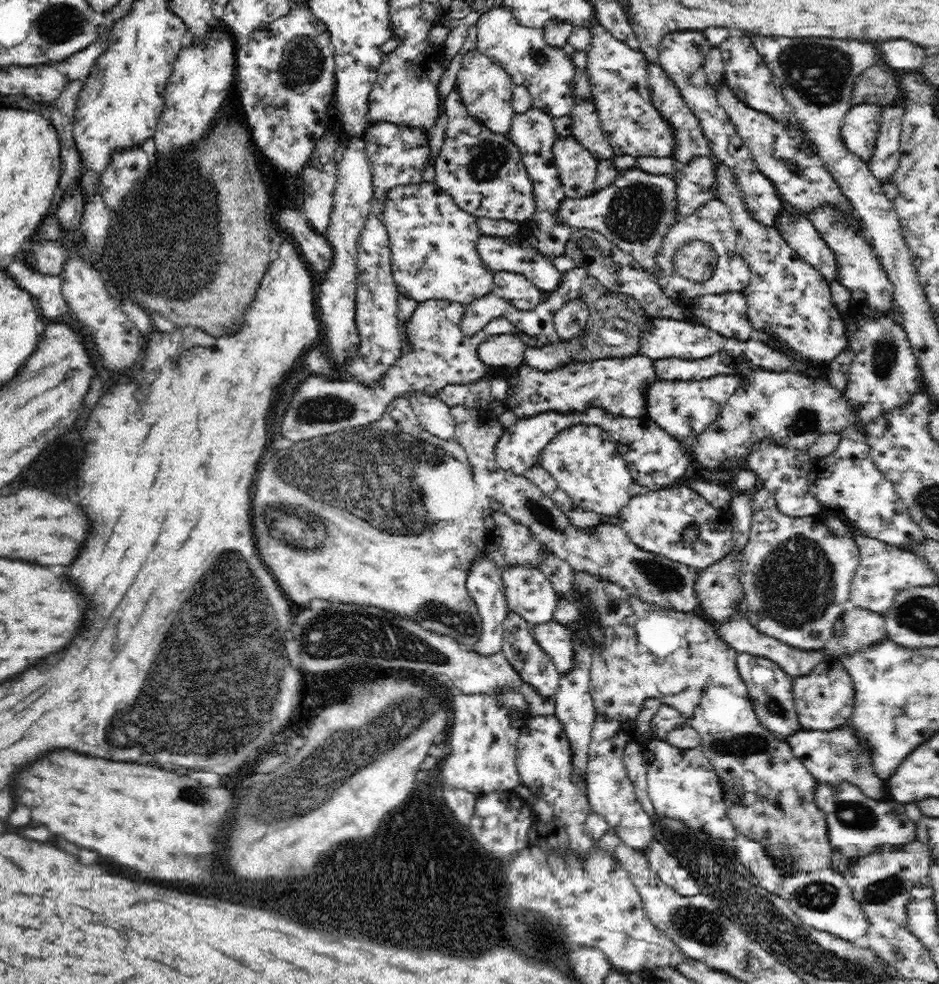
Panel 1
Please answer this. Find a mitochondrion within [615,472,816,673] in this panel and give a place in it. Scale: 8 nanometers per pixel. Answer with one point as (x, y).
(664, 576)

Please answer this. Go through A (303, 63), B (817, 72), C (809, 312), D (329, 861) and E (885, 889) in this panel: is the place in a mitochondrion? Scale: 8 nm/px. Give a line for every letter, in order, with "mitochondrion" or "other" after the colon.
A: mitochondrion
B: mitochondrion
C: other
D: other
E: mitochondrion

